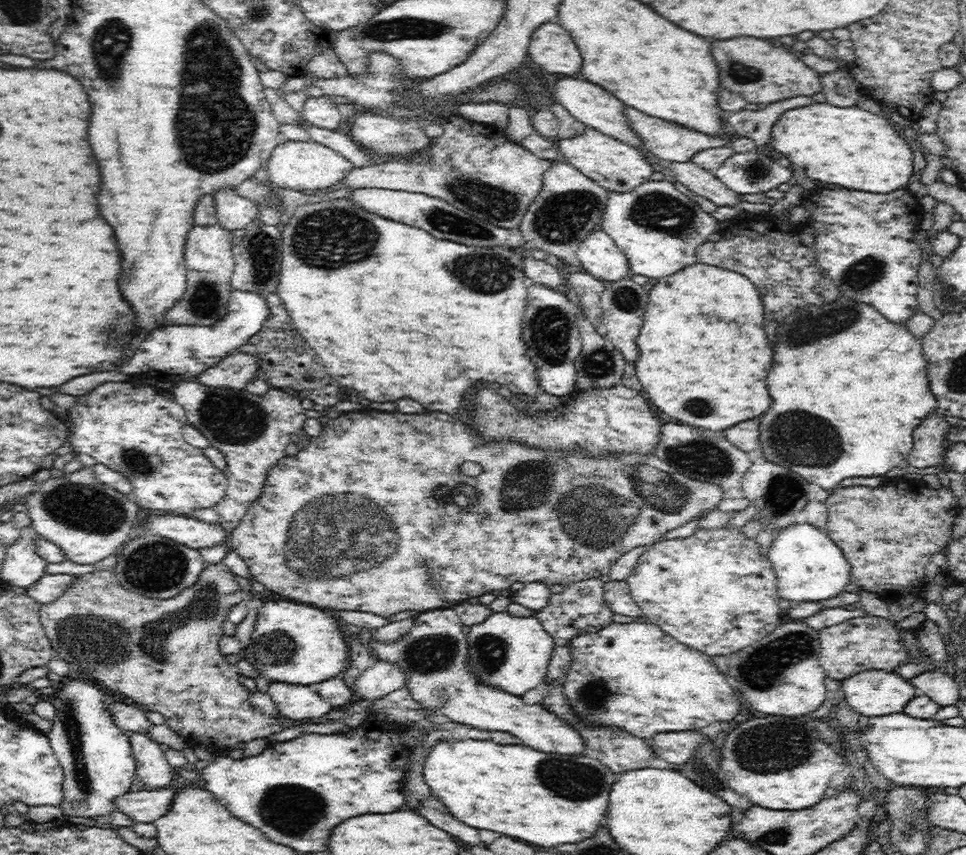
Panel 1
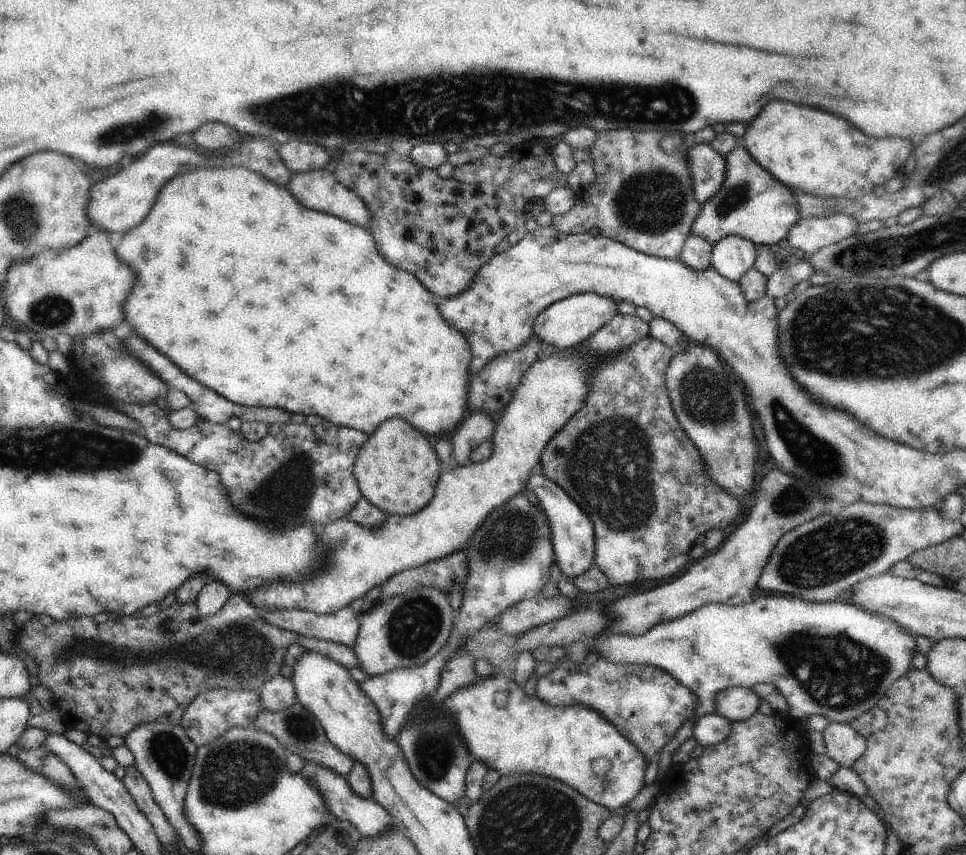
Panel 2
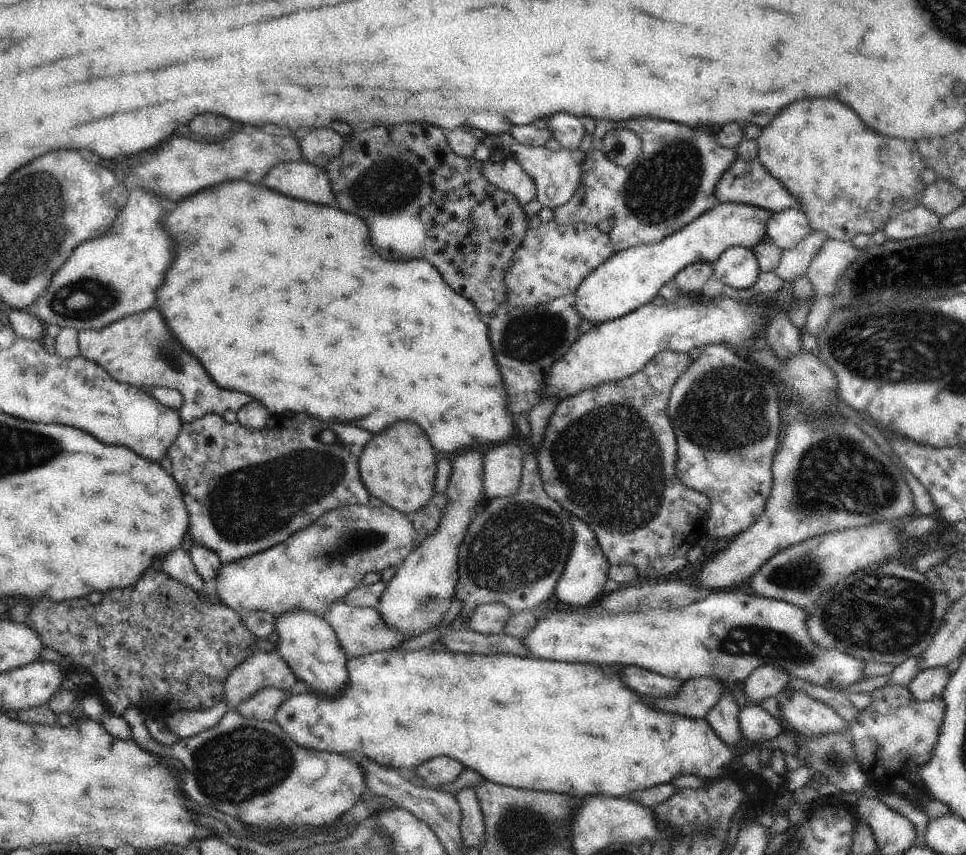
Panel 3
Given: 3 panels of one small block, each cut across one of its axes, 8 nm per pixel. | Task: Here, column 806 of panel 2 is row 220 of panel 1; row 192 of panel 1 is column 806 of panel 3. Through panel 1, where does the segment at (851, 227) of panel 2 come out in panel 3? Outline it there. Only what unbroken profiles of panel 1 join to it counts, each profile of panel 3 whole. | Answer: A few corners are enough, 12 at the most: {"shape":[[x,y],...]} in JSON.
{"shape":[[798,208],[774,213],[766,239],[793,249],[812,234]]}

